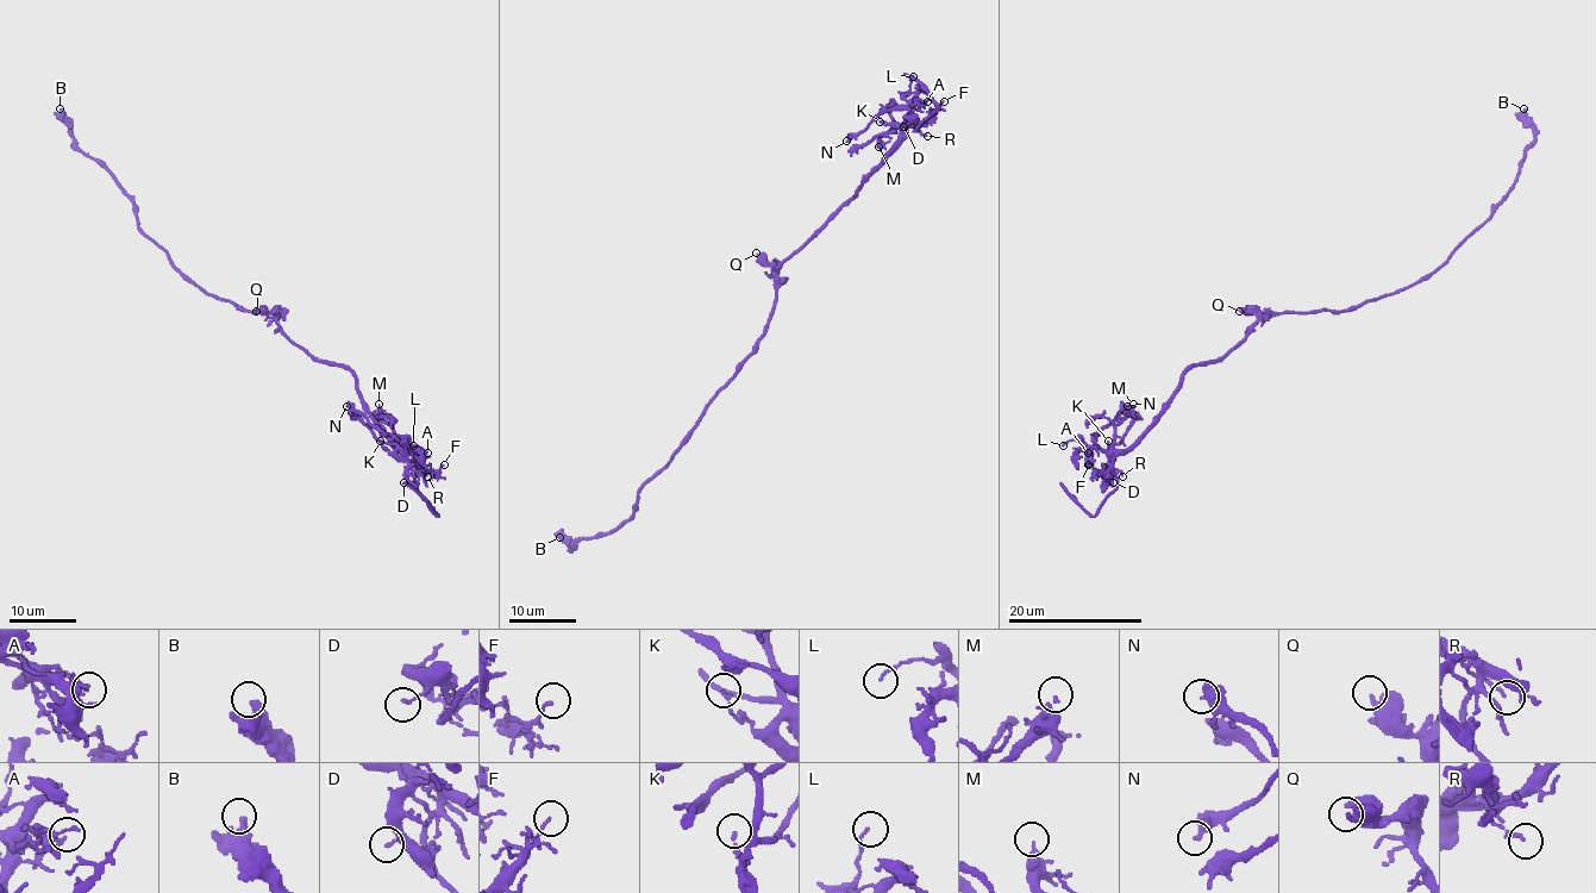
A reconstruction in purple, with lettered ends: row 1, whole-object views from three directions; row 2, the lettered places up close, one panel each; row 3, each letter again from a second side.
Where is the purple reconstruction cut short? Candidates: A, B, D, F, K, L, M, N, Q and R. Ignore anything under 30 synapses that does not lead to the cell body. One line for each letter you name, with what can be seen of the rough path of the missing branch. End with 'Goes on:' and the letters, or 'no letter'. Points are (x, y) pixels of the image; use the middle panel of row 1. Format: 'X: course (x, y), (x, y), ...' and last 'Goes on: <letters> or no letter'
Goes on: no letter

